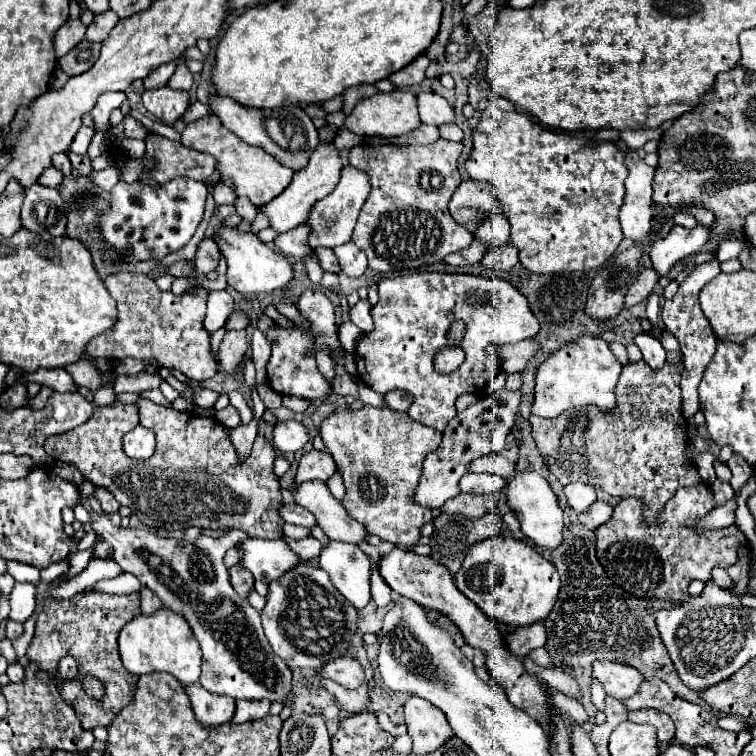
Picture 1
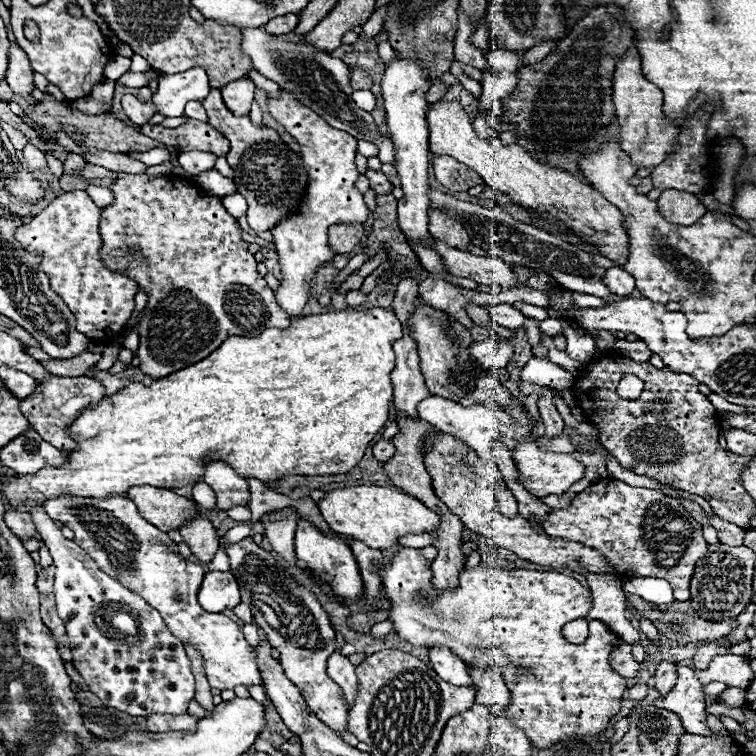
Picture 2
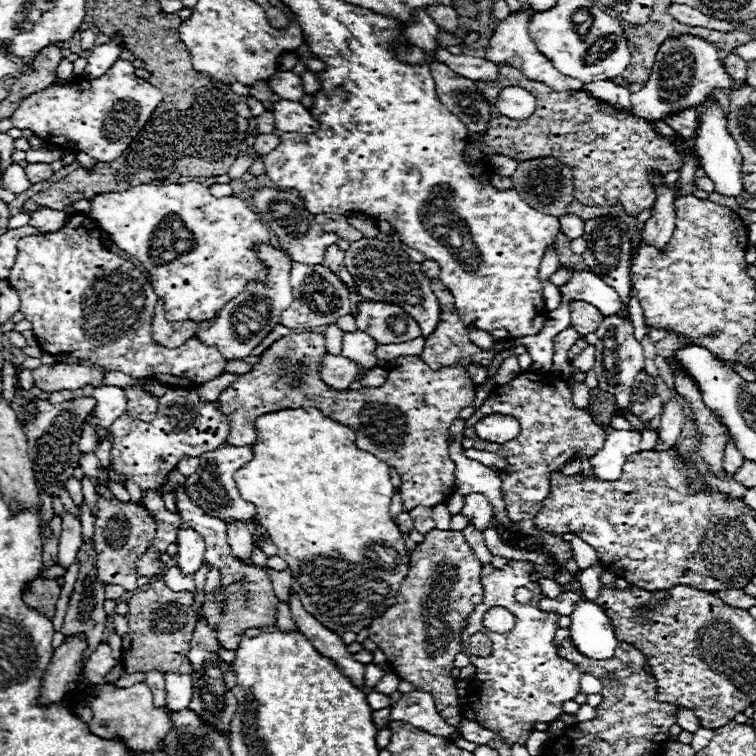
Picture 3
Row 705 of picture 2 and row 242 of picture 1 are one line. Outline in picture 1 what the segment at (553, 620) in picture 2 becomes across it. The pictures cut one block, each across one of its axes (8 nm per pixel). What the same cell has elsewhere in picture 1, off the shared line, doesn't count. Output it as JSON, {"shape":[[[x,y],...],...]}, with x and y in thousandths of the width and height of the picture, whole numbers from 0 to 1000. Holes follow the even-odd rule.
{"shape":[[[646,143],[638,148],[635,164],[624,177],[624,201],[616,212],[616,225],[624,238],[648,241],[653,246],[675,294],[675,320],[688,331],[688,347],[698,360],[778,360],[794,354],[825,315],[817,294],[828,257],[825,238],[831,235],[825,212],[828,204],[820,201],[812,188],[796,185],[783,190],[783,183],[733,175],[688,148]]]}

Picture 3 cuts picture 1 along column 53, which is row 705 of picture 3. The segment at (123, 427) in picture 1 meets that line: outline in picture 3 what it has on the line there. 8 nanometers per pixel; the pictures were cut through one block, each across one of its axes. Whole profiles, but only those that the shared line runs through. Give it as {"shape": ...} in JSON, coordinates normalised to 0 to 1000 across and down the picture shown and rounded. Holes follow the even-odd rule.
{"shape":[[[579,701],[561,706],[561,717],[550,720],[545,733],[542,733],[542,757],[540,765],[534,767],[529,786],[526,786],[526,799],[513,804],[513,810],[505,817],[497,817],[489,831],[487,831],[487,847],[497,849],[500,857],[511,865],[513,878],[519,886],[537,902],[548,905],[550,913],[569,915],[574,921],[577,937],[587,952],[593,952],[601,963],[608,960],[608,937],[606,937],[606,918],[601,899],[595,894],[601,884],[601,870],[606,862],[611,862],[611,833],[630,804],[630,799],[638,796],[640,791],[640,775],[635,770],[635,754],[638,746],[624,735],[624,728],[614,712],[611,704],[606,701]]]}

